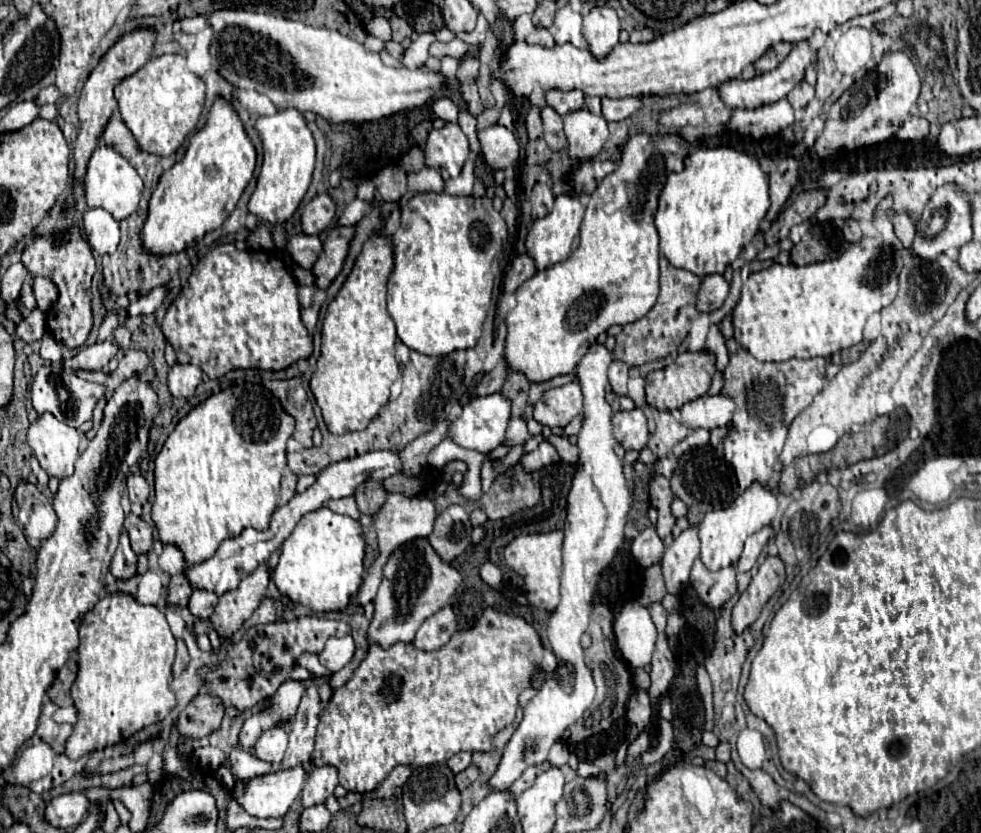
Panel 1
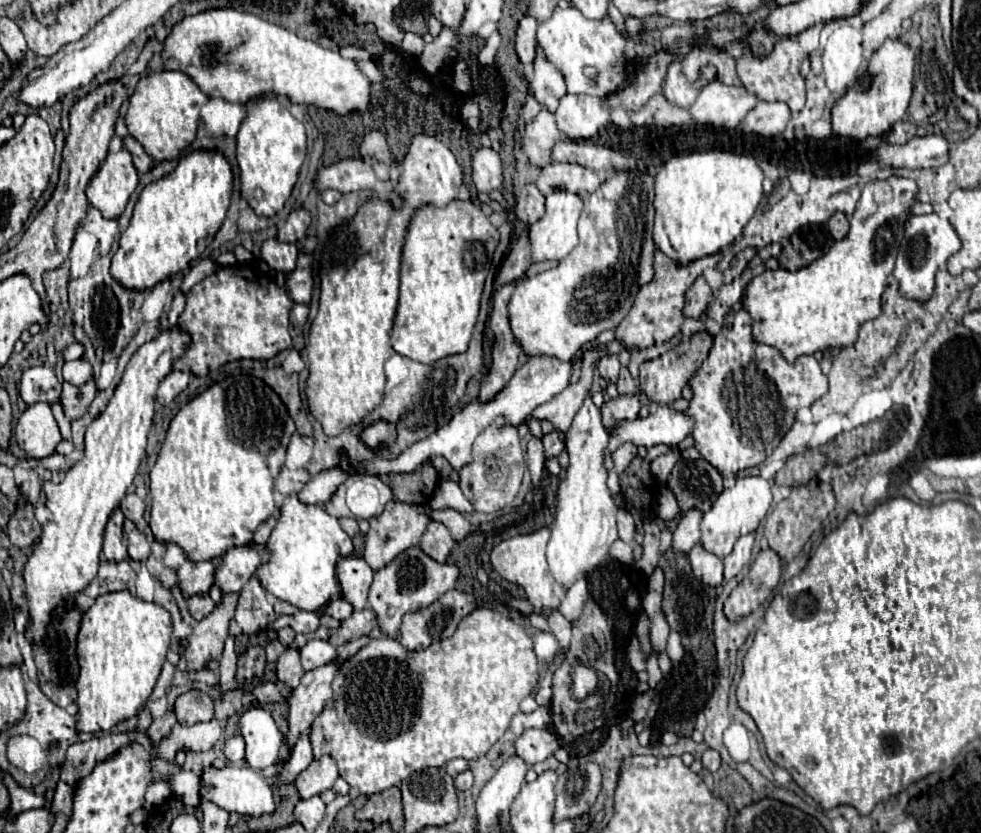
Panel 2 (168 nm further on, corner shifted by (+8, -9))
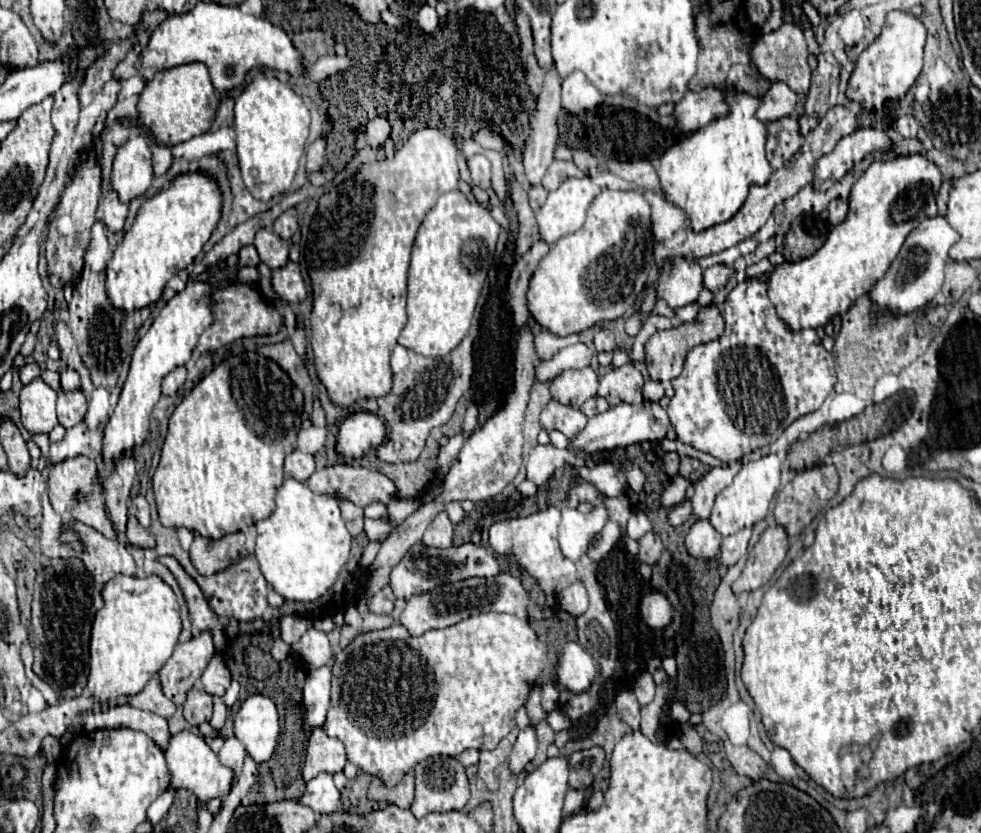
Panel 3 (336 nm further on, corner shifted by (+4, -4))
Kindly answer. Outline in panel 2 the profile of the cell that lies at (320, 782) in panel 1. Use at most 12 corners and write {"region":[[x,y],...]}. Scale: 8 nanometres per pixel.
{"region":[[314,760],[296,780],[302,800],[330,790],[338,778],[336,762]]}

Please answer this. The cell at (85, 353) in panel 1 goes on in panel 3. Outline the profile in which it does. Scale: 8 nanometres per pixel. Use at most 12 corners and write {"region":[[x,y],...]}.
{"region":[[74,369],[60,373],[62,391],[80,387],[80,377]]}

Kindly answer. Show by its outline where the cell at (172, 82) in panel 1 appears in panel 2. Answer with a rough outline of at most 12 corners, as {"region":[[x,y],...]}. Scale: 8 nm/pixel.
{"region":[[184,72],[140,78],[124,122],[152,160],[196,138],[208,96]]}

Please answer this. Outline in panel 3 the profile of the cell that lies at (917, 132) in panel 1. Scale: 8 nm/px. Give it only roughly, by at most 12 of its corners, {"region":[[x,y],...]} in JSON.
{"region":[[912,115],[898,117],[894,129],[914,139],[918,121]]}

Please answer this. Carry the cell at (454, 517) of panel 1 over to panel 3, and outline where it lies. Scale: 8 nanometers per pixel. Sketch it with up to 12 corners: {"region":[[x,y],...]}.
{"region":[[444,511],[424,531],[422,543],[446,549],[454,525]]}

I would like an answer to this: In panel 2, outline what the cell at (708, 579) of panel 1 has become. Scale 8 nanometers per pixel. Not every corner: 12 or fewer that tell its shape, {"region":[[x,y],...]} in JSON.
{"region":[[700,544],[688,554],[694,576],[718,588],[724,580],[722,560]]}

